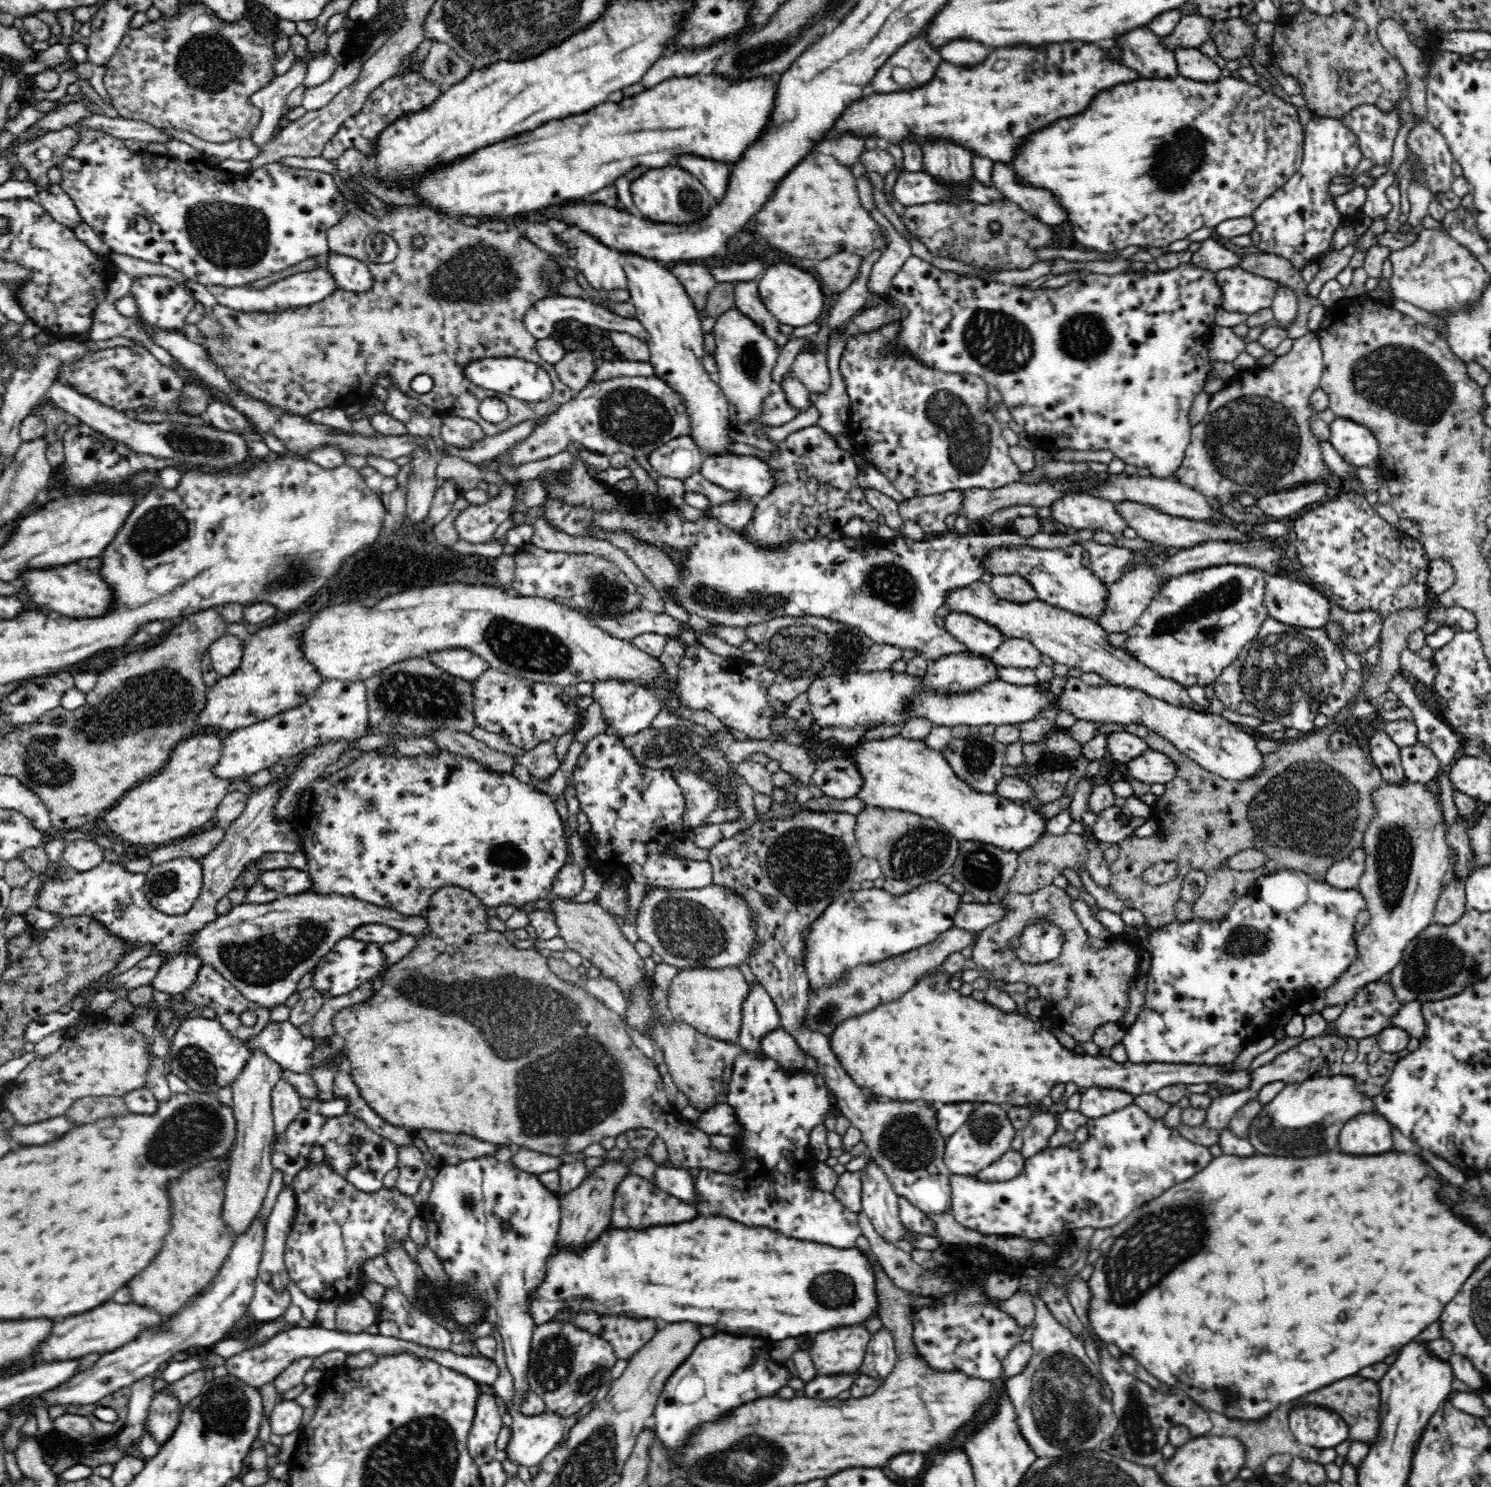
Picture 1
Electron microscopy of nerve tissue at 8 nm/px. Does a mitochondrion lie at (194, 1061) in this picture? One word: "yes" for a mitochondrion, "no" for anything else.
yes

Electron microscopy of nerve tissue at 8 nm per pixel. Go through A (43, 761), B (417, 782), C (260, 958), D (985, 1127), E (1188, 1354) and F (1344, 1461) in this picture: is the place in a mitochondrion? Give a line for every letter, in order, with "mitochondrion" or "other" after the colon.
A: mitochondrion
B: other
C: mitochondrion
D: mitochondrion
E: other
F: other

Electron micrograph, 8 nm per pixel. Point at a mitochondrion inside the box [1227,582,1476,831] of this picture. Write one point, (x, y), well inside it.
(1283, 673)

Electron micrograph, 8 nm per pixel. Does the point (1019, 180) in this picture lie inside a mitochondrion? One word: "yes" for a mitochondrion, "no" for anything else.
no

